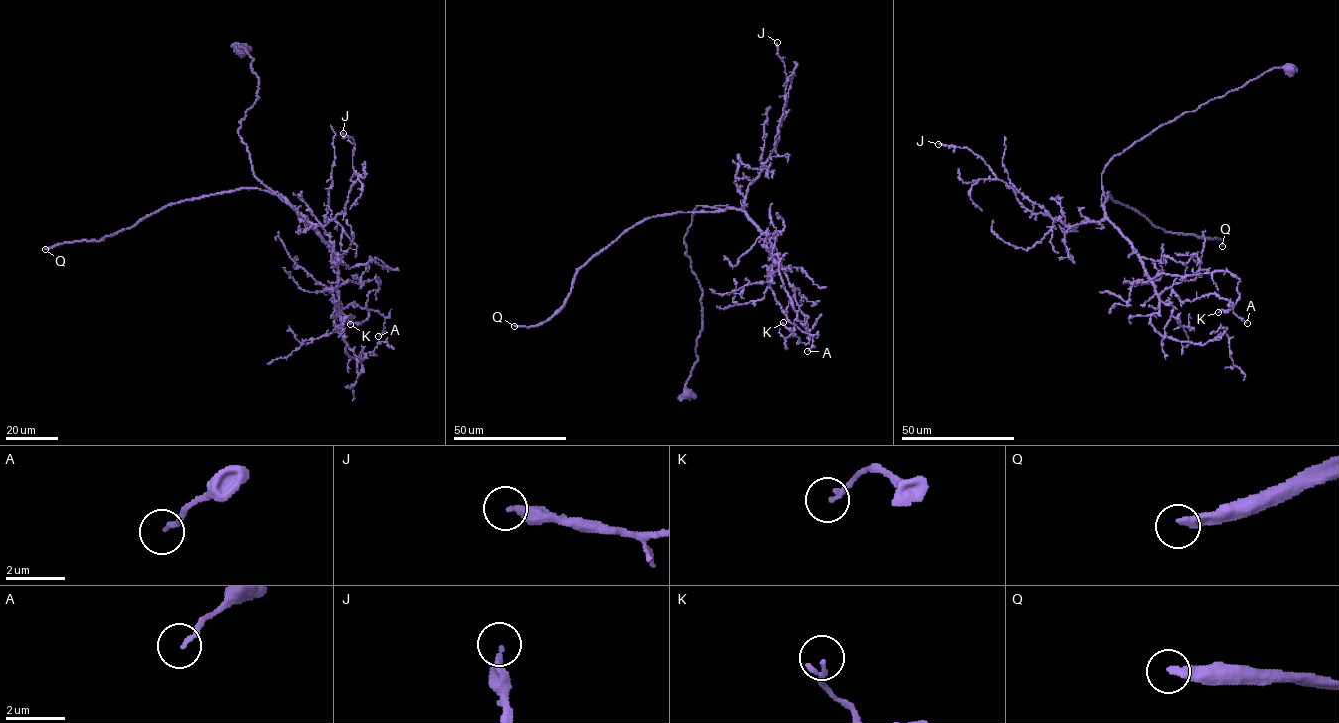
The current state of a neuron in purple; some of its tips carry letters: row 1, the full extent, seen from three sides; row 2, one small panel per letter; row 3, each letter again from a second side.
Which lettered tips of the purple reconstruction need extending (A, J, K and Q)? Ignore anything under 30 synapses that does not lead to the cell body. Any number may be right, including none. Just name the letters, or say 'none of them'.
Q

